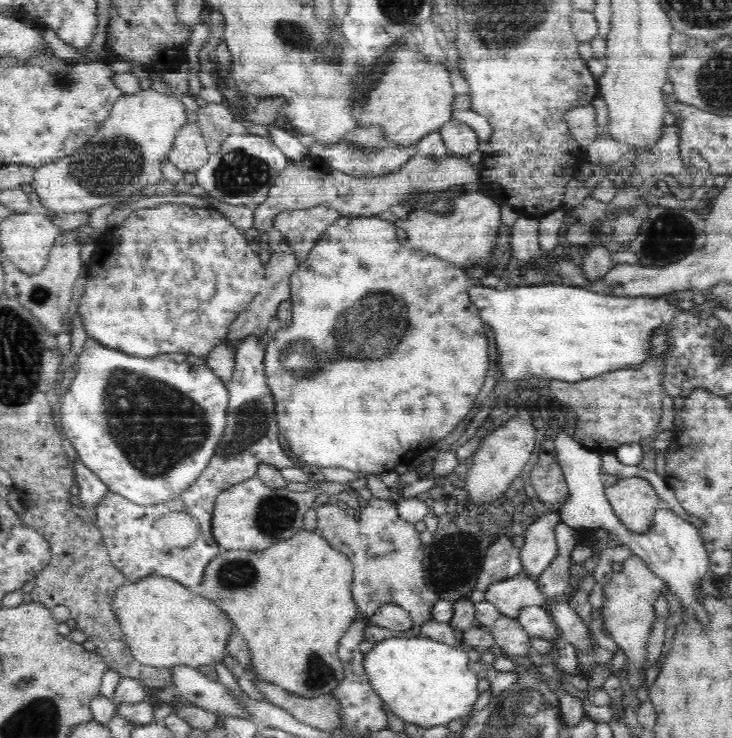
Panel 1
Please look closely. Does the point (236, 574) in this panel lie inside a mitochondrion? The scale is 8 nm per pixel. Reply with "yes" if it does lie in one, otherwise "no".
yes

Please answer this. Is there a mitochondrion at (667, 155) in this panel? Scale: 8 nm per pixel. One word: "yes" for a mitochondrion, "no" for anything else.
no

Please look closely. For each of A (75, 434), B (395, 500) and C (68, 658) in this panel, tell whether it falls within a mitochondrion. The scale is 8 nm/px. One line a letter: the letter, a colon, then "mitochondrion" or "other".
A: other
B: other
C: other

